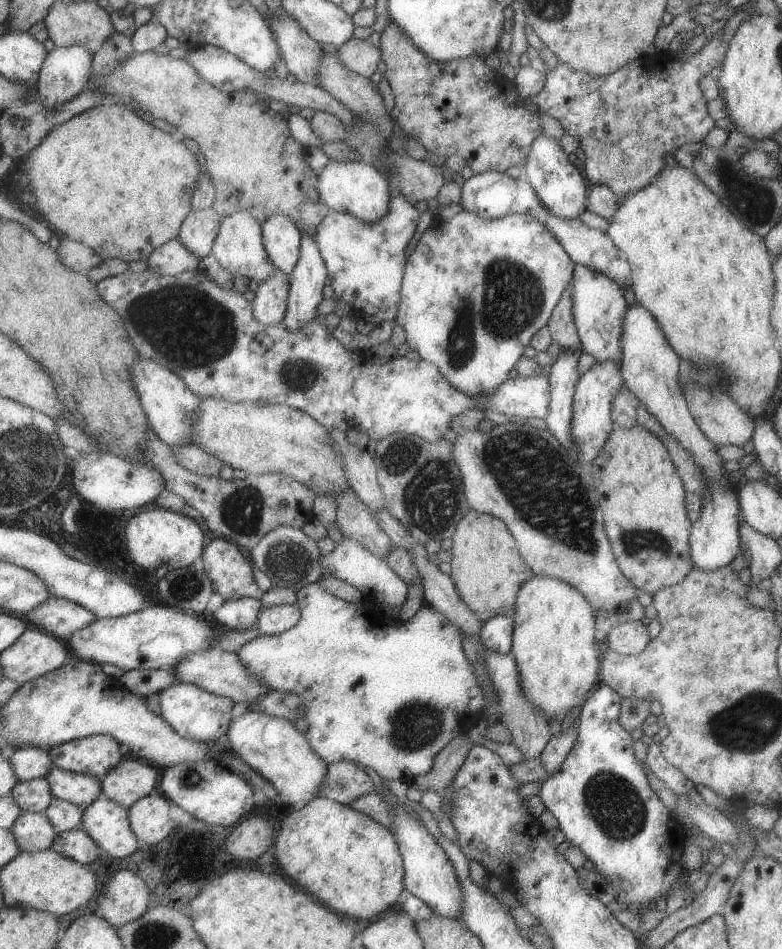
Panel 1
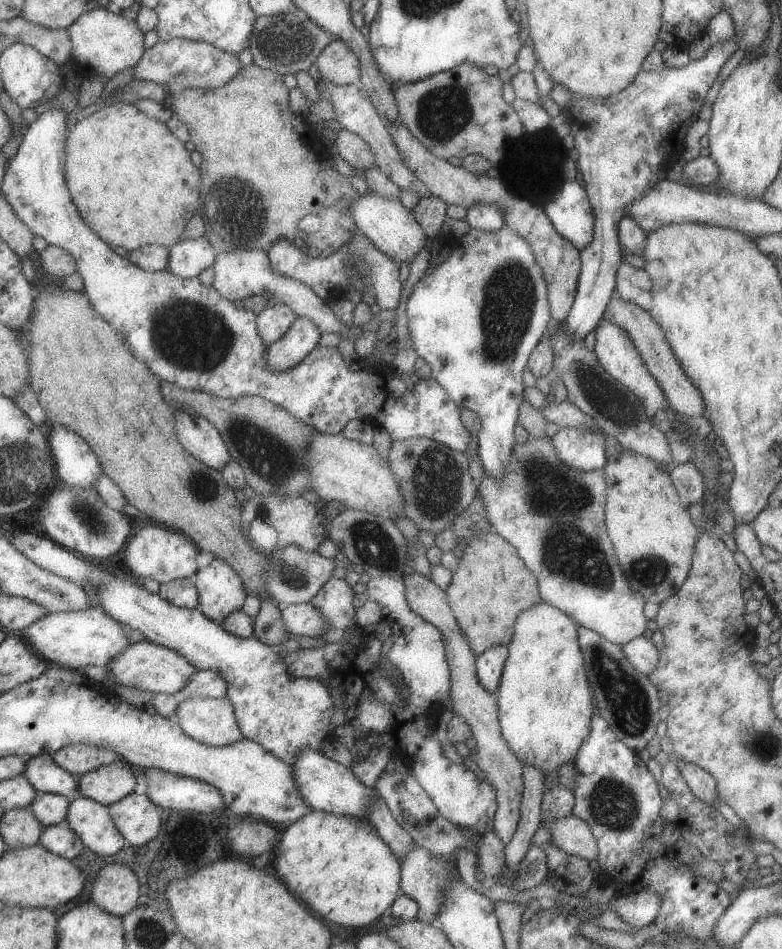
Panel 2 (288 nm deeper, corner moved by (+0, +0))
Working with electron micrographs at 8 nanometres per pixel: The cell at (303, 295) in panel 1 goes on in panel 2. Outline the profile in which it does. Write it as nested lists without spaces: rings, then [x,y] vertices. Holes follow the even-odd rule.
[[[295,316],[291,326],[277,338],[269,348],[267,348],[267,364],[269,368],[275,370],[287,370],[301,362],[317,342],[321,342],[323,334],[311,322],[309,318]]]

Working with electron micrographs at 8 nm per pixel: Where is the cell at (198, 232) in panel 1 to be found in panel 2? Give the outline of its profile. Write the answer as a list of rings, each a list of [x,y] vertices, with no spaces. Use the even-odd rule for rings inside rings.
[[[207,236],[183,238],[169,248],[167,270],[179,278],[197,278],[203,270],[215,264],[217,252]]]

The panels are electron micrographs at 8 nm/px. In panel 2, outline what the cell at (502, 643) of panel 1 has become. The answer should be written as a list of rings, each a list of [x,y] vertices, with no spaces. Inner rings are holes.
[[[491,644],[477,654],[475,672],[477,672],[479,684],[485,692],[497,692],[507,654],[509,654],[507,644]]]

